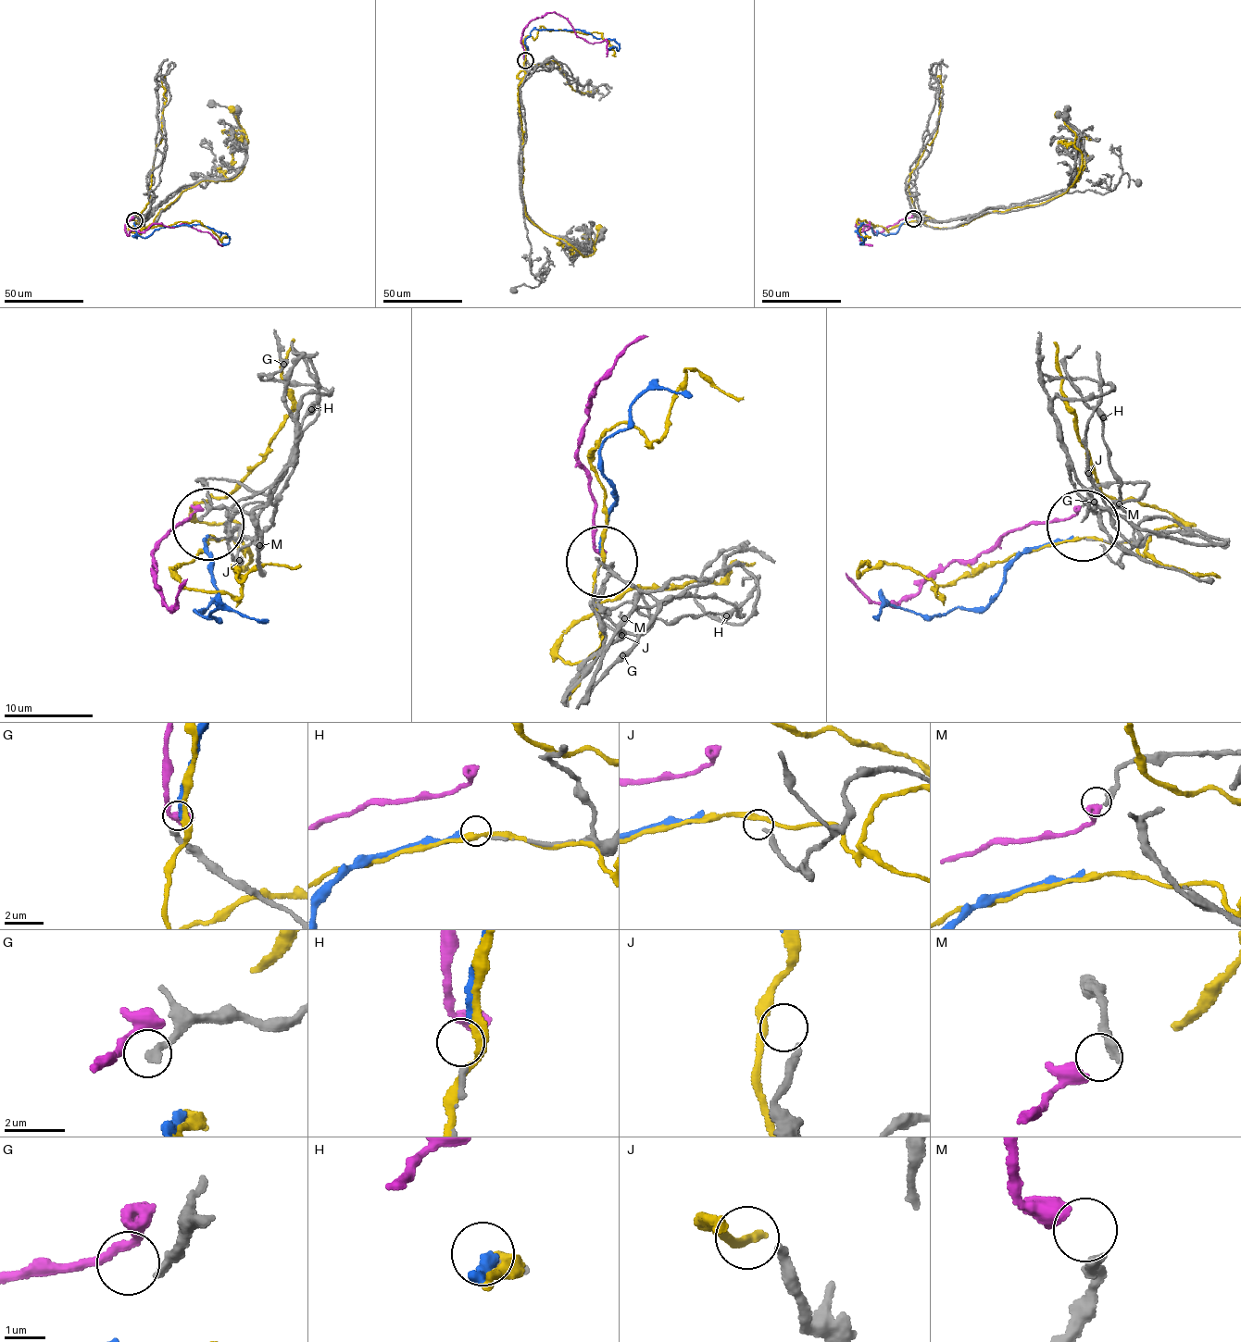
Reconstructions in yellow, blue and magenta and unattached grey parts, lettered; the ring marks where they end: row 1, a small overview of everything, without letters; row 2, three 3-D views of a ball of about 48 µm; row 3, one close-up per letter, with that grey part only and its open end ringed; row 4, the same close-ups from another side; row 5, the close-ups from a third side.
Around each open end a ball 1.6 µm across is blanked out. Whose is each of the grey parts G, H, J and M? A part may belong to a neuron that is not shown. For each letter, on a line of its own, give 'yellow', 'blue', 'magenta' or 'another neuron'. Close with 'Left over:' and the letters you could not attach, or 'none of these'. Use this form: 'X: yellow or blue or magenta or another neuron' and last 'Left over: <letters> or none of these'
G: another neuron
H: blue
J: another neuron
M: magenta
Left over: G, J

